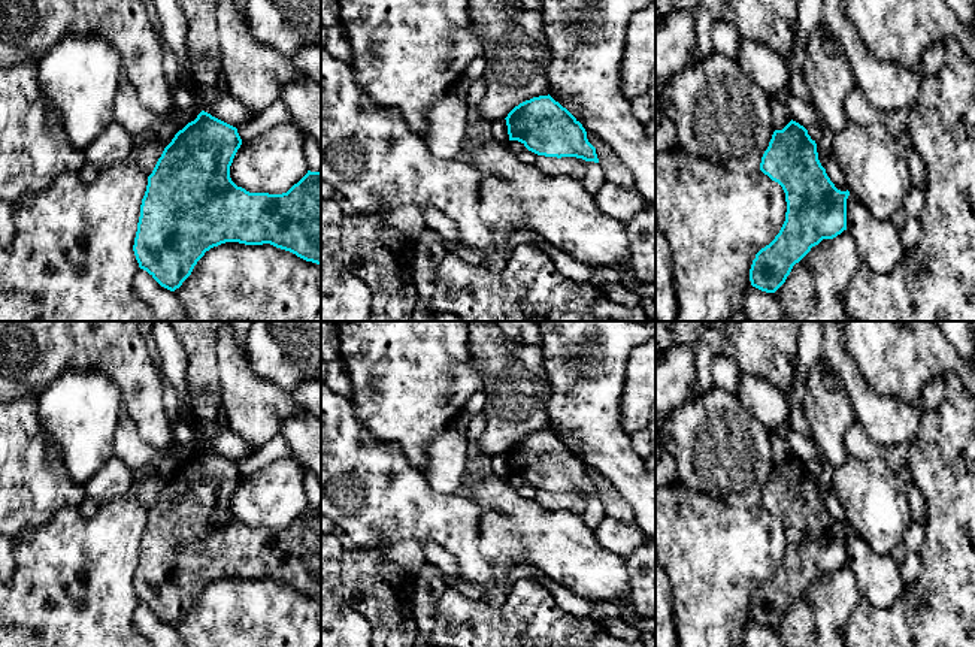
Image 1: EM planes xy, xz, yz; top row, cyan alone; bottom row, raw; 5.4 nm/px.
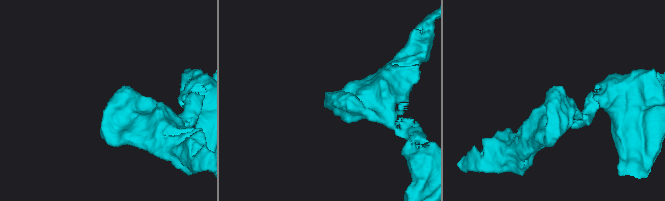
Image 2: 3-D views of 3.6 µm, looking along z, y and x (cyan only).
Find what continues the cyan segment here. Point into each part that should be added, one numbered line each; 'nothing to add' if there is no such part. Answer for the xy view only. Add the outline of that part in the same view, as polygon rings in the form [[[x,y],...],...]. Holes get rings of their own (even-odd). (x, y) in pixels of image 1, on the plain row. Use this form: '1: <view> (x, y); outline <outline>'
nothing to add

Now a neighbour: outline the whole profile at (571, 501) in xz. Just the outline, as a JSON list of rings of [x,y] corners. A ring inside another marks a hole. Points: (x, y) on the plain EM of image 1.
[[[538,490],[535,498],[541,507],[551,508],[551,510],[567,510],[576,516],[584,516],[585,513],[585,498],[576,492],[545,492]]]

